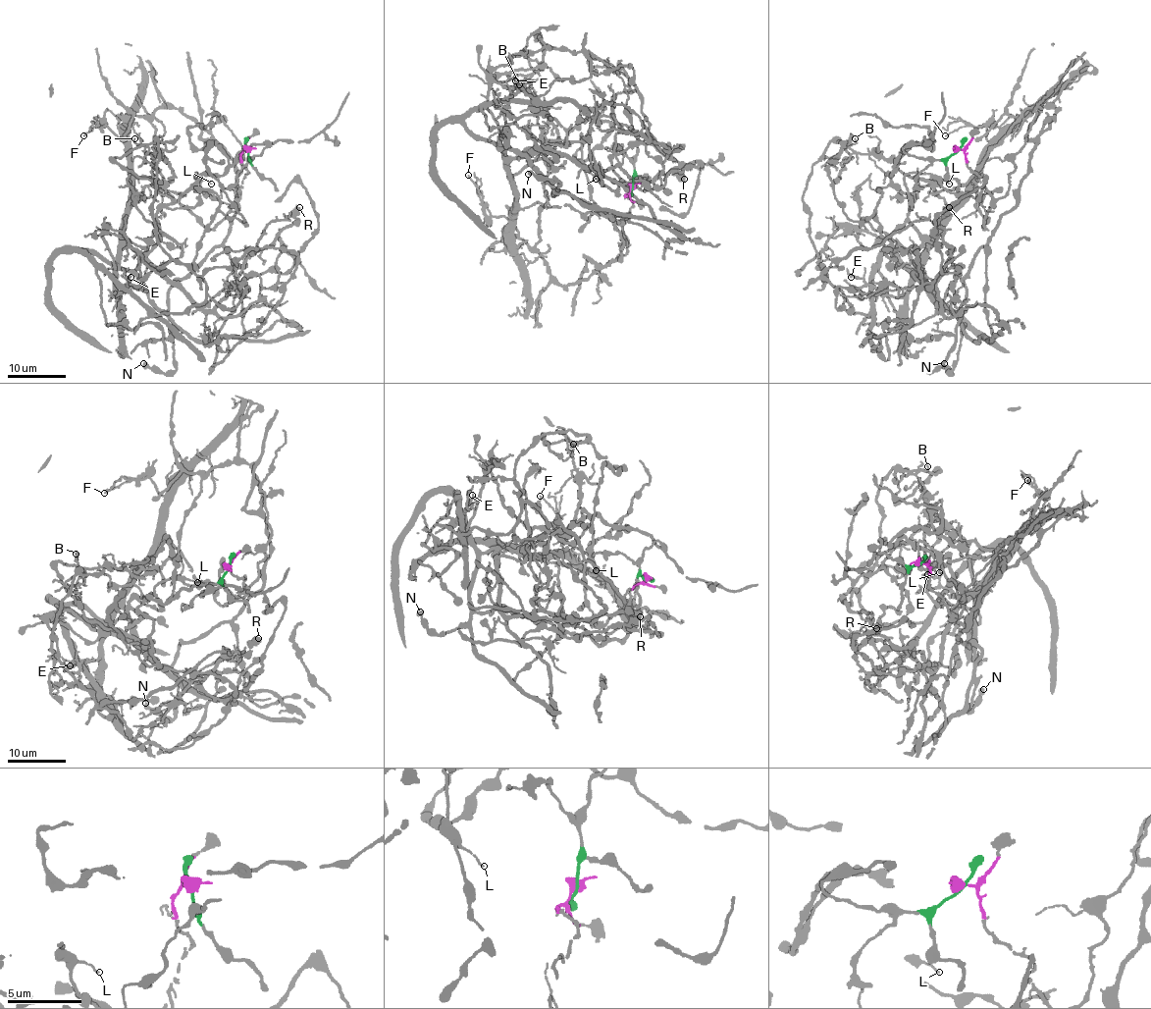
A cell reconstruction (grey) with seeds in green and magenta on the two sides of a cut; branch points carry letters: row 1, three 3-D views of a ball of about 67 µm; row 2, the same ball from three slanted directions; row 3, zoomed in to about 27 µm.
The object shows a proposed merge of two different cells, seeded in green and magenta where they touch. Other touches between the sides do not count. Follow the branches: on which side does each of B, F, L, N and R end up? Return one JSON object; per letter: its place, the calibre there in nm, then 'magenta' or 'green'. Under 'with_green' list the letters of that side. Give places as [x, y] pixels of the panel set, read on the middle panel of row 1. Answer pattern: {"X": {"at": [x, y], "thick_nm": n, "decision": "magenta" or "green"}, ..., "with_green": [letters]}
{"B": {"at": [519, 84], "thick_nm": 120, "decision": "magenta"}, "F": {"at": [468, 175], "thick_nm": 110, "decision": "magenta"}, "L": {"at": [596, 179], "thick_nm": 100, "decision": "green"}, "N": {"at": [528, 174], "thick_nm": 550, "decision": "green"}, "R": {"at": [684, 179], "thick_nm": 800, "decision": "magenta"}, "with_green": ["L", "N"]}

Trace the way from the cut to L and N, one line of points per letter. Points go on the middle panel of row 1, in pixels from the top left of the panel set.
L: (633, 187), (648, 132), (643, 142), (586, 119), (552, 139), (580, 133), (597, 179)
N: (633, 187), (651, 135), (606, 121), (520, 154), (556, 190), (528, 173)

